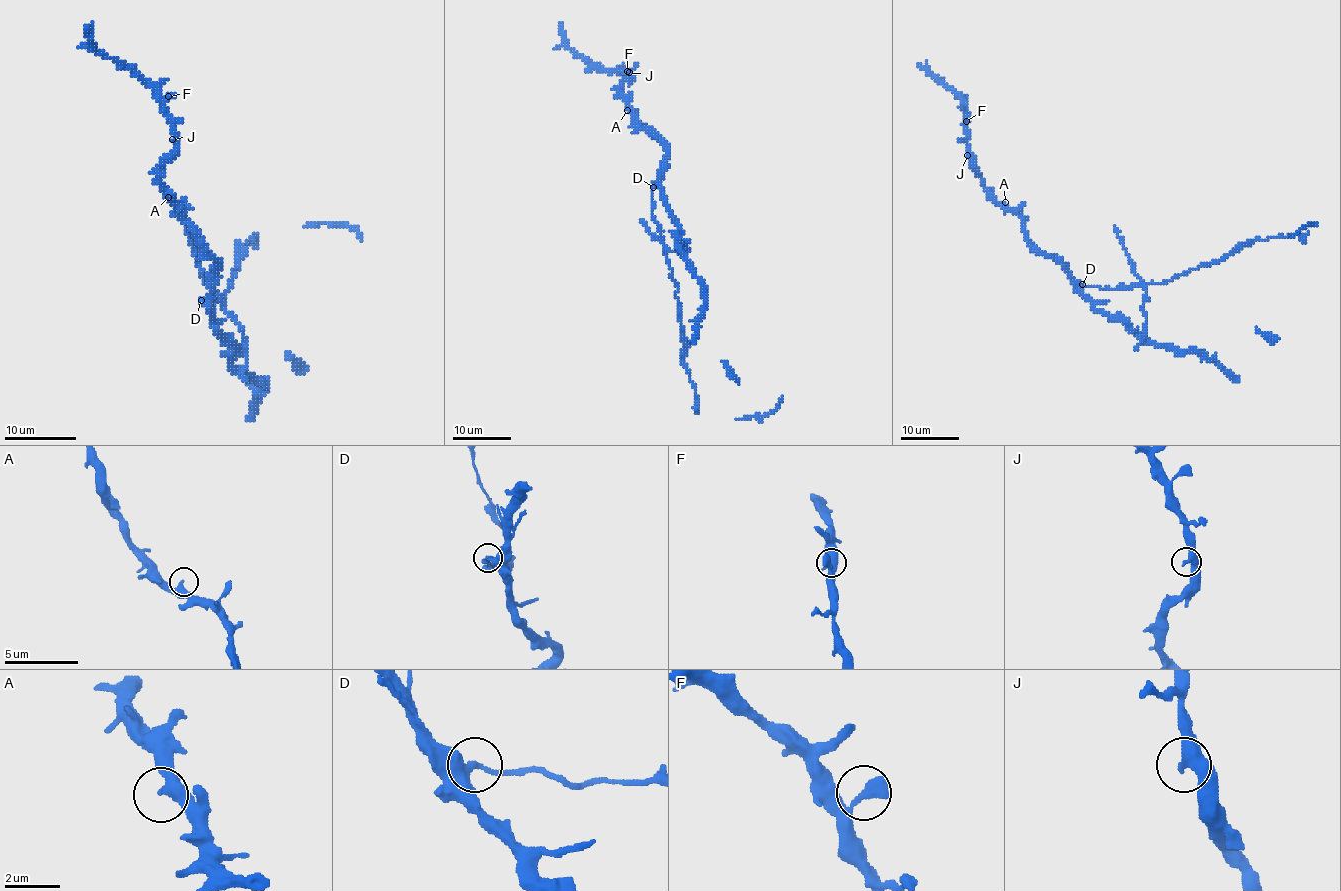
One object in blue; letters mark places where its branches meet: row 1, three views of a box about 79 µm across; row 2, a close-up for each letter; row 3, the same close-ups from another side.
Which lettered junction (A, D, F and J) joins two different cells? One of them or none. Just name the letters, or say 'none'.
D

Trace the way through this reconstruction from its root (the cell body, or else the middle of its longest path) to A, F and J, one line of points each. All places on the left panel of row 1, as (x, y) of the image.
A: (199, 301), (210, 292), (210, 279), (215, 274), (217, 263), (201, 247), (194, 226), (168, 197)
F: (199, 301), (210, 292), (217, 263), (161, 182), (161, 163), (174, 150), (165, 105), (168, 96)
J: (199, 301), (210, 292), (217, 263), (201, 247), (194, 226), (161, 182), (161, 163), (174, 150), (172, 139)

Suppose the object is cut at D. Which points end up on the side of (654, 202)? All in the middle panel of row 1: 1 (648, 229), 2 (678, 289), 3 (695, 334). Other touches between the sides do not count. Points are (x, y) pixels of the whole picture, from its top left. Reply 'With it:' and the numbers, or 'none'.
With it: 1, 2

